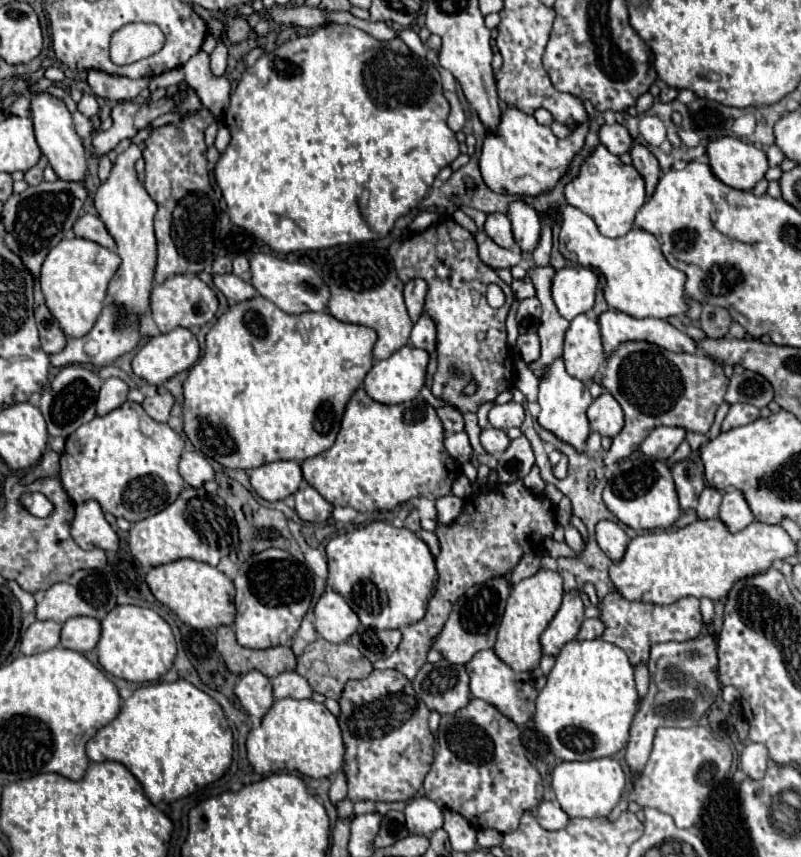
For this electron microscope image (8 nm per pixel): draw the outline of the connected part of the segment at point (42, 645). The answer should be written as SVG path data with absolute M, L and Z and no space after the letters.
M34 621L20 639L20 653L36 655L56 647L60 643L60 627L56 621Z

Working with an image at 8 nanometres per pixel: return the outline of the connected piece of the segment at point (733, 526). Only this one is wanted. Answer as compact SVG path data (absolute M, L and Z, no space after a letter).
M732 489L724 495L720 505L720 521L728 527L728 531L736 533L754 521L754 515L738 489Z

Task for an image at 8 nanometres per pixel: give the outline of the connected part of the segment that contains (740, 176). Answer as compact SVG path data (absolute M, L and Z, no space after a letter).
M720 137L706 147L712 173L734 189L750 191L768 171L766 153L736 137Z

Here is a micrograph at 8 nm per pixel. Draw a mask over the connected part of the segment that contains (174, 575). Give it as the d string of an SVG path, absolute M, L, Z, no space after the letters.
M178 559L166 565L152 567L146 575L146 583L152 595L162 605L172 609L178 615L178 619L190 625L192 629L212 629L234 623L234 585L224 573L220 573L212 565L198 563L194 559Z

